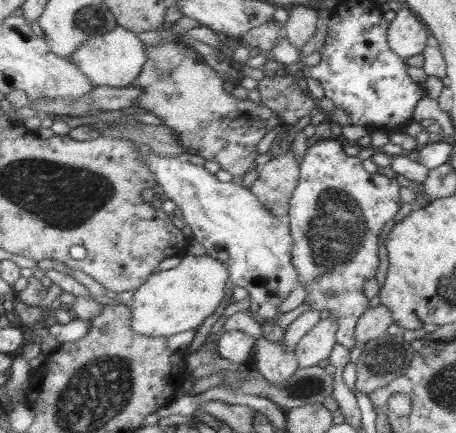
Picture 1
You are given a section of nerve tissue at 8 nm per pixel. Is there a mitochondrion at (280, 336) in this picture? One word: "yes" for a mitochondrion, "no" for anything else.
no

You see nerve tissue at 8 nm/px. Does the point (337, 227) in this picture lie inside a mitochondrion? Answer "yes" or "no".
yes

